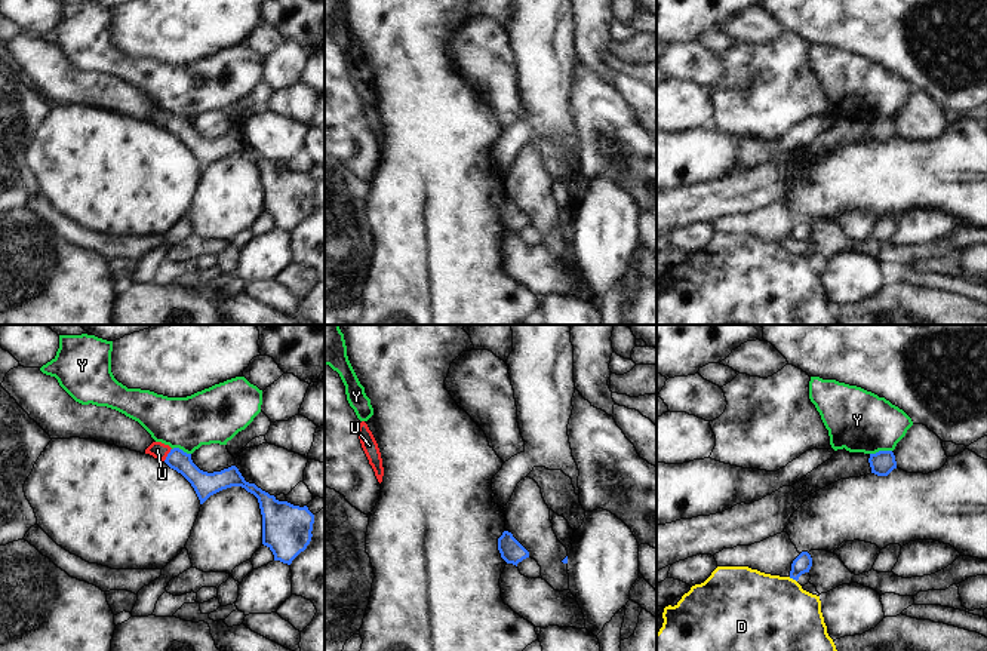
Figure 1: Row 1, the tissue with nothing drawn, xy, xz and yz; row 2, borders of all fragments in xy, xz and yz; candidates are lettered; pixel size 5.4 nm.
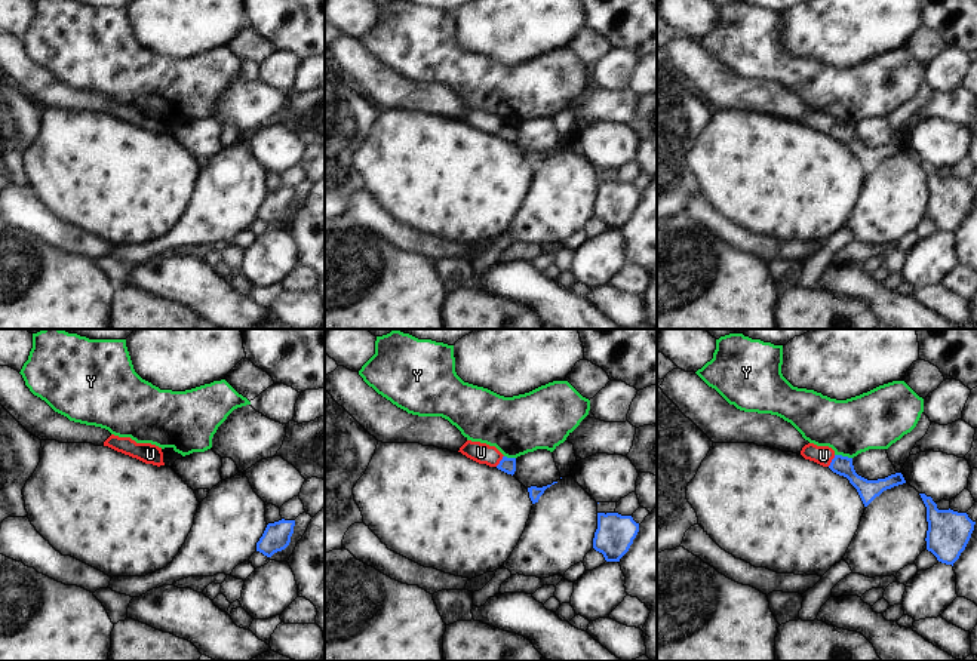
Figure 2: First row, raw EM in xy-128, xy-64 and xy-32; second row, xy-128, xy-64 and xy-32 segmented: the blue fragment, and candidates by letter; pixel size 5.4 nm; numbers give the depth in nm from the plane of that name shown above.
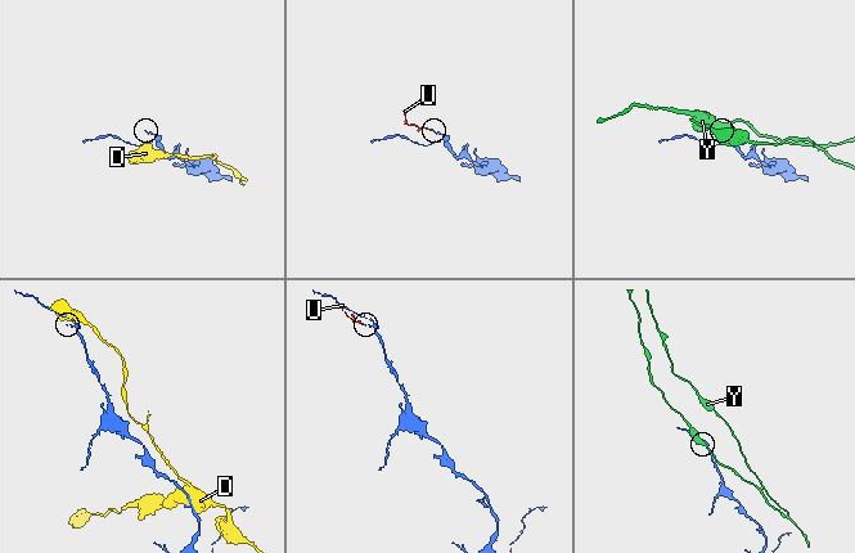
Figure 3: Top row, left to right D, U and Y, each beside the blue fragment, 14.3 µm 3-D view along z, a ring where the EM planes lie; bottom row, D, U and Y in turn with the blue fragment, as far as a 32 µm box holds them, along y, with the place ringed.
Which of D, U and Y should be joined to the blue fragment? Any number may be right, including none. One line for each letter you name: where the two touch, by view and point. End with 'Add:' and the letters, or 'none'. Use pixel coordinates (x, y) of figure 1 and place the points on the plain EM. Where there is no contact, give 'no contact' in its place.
U: meets blue in xy at (168, 122)
Add: U

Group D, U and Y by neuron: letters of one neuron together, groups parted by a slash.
D / U / Y

